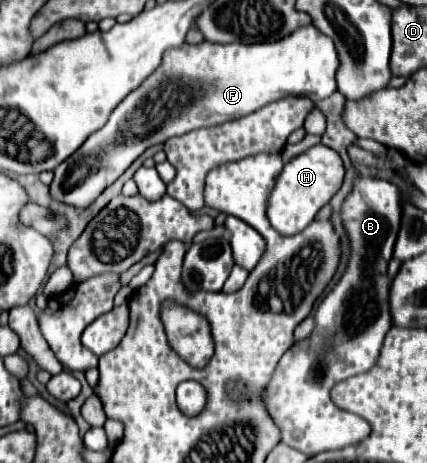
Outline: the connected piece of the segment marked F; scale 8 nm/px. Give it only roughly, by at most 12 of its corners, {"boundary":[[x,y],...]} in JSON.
{"boundary":[[314,25],[168,49],[50,193],[88,207],[152,145],[336,91]]}

